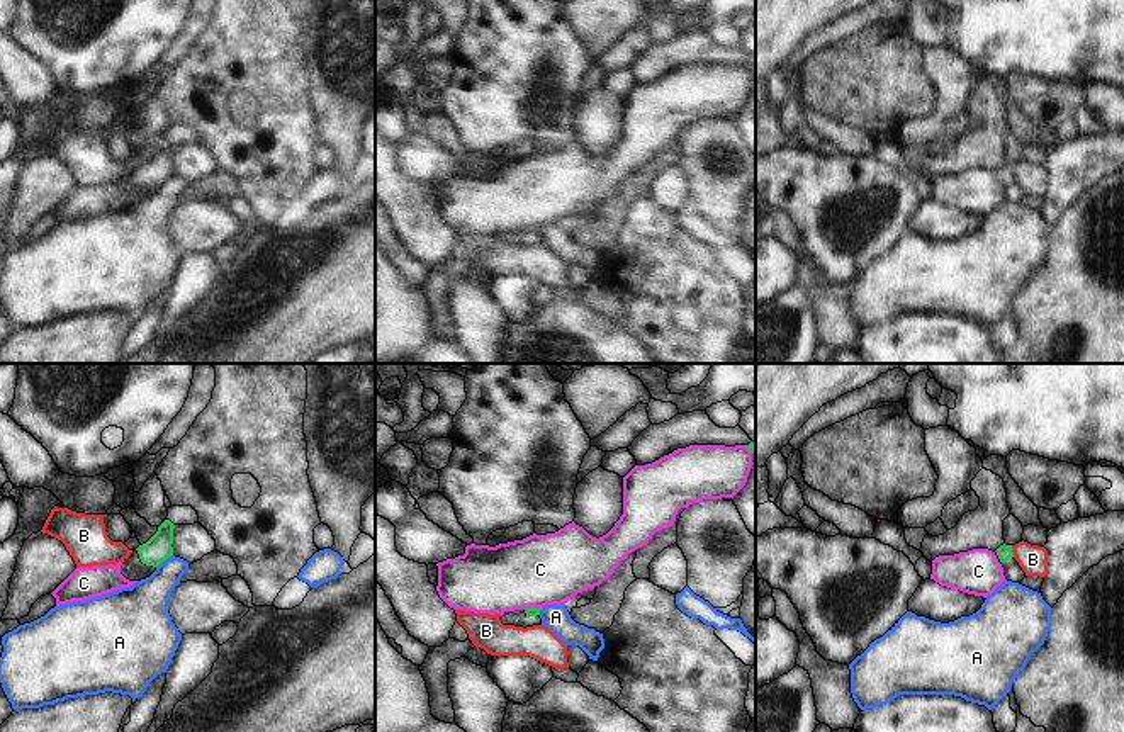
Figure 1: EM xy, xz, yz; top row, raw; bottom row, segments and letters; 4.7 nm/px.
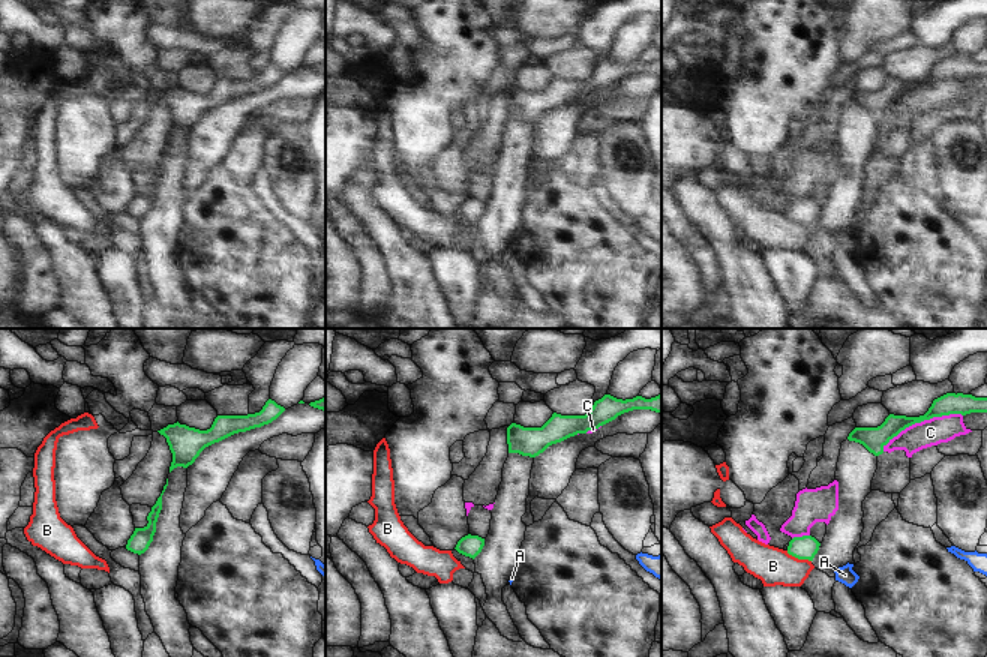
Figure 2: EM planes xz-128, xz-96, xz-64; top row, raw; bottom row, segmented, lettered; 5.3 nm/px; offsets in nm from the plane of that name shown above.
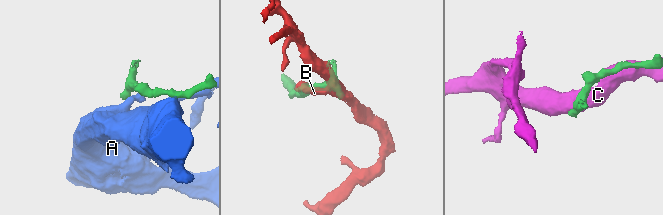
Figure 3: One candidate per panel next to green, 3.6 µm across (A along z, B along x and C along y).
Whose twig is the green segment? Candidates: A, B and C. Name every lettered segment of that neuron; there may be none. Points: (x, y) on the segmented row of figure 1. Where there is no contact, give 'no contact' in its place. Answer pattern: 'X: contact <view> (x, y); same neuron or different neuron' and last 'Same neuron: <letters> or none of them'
A: contact xy (163, 559); different neuron
B: contact yz (1011, 551); different neuron
C: contact xz (532, 607); different neuron
Same neuron: none of them

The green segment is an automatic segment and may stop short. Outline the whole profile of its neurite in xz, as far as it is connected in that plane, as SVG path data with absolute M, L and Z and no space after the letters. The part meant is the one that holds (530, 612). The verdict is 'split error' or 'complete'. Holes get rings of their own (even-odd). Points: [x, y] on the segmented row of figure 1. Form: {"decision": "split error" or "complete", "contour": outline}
{"decision": "split error", "contour": "M531 606L526 610L504 611L503 615L499 615L499 620L503 625L514 625L523 628L542 625L540 610L542 608Z"}

